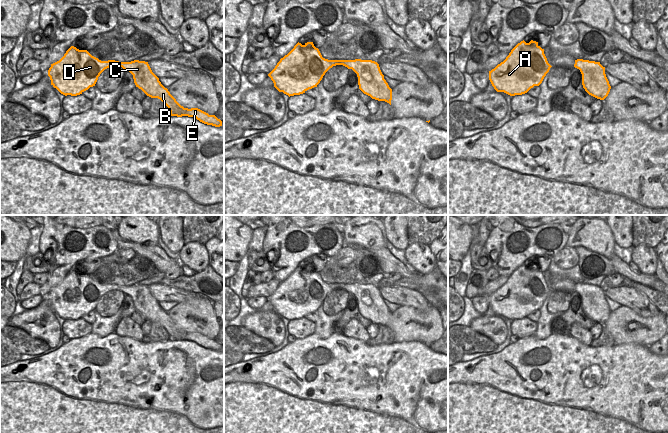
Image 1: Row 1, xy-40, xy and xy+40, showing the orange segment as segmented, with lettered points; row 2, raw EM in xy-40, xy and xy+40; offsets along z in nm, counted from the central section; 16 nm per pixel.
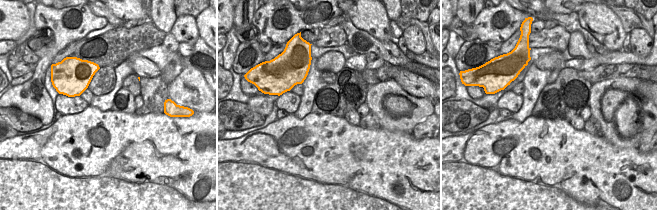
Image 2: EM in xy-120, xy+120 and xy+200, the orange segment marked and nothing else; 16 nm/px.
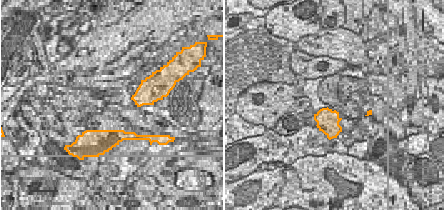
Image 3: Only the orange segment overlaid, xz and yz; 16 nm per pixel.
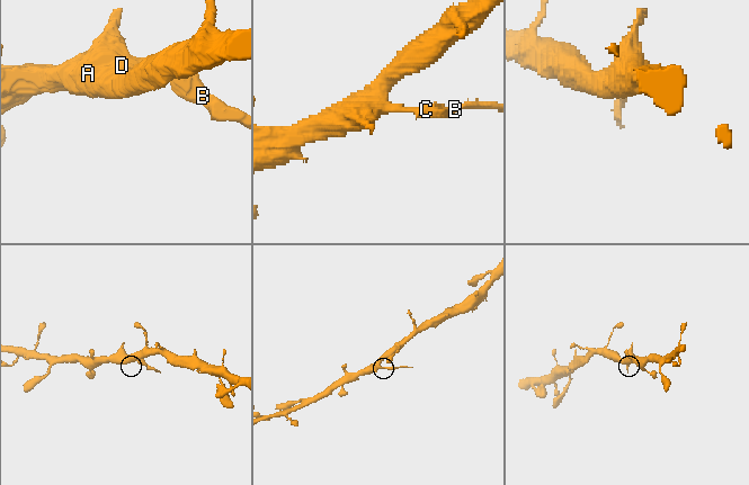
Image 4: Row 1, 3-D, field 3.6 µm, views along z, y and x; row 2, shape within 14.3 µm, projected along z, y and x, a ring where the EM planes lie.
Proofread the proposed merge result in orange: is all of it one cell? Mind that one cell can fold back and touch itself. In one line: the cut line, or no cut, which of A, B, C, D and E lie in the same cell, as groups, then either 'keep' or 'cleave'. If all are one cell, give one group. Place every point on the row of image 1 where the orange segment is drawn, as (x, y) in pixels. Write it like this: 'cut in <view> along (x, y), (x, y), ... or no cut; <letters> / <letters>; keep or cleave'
cut in xy along (346, 60), (342, 64); A D / B C E; cleave

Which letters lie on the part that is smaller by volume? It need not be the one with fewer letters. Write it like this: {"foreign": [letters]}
{"foreign": ["B", "C", "E"]}

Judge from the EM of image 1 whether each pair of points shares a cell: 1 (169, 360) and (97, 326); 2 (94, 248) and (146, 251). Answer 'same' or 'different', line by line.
1: different
2: different

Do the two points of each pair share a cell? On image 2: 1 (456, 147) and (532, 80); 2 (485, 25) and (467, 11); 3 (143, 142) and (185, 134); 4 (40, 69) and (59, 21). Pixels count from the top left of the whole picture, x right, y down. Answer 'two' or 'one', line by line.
1: two
2: two
3: one
4: one

